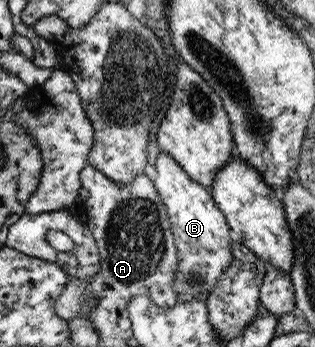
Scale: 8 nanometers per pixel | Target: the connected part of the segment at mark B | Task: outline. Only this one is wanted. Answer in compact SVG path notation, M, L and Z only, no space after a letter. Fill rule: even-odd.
M161 151L155 168L155 188L165 205L179 259L179 268L171 288L175 291L177 300L181 301L209 297L218 278L230 267L233 260L230 226L210 191L195 179L191 179L173 157Z

